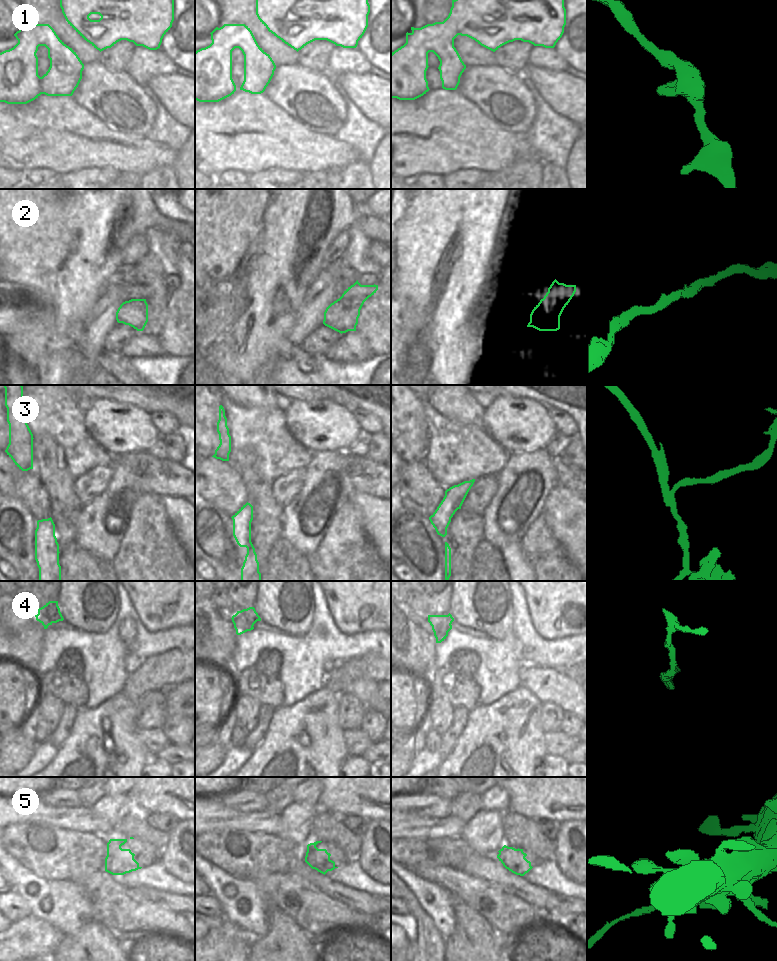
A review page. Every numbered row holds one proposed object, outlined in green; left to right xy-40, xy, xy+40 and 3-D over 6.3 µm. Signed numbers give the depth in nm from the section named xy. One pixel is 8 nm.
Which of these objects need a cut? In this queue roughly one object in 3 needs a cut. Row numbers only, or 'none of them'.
5

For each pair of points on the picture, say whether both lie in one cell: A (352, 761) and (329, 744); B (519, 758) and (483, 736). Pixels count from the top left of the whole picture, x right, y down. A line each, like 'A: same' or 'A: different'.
A: different
B: same

